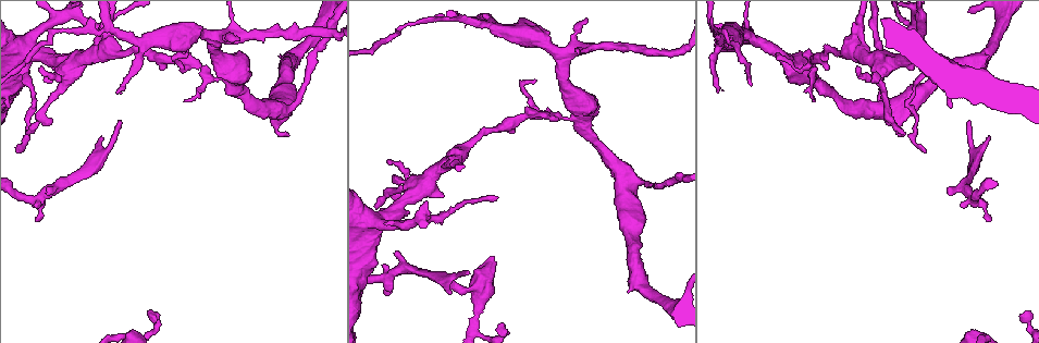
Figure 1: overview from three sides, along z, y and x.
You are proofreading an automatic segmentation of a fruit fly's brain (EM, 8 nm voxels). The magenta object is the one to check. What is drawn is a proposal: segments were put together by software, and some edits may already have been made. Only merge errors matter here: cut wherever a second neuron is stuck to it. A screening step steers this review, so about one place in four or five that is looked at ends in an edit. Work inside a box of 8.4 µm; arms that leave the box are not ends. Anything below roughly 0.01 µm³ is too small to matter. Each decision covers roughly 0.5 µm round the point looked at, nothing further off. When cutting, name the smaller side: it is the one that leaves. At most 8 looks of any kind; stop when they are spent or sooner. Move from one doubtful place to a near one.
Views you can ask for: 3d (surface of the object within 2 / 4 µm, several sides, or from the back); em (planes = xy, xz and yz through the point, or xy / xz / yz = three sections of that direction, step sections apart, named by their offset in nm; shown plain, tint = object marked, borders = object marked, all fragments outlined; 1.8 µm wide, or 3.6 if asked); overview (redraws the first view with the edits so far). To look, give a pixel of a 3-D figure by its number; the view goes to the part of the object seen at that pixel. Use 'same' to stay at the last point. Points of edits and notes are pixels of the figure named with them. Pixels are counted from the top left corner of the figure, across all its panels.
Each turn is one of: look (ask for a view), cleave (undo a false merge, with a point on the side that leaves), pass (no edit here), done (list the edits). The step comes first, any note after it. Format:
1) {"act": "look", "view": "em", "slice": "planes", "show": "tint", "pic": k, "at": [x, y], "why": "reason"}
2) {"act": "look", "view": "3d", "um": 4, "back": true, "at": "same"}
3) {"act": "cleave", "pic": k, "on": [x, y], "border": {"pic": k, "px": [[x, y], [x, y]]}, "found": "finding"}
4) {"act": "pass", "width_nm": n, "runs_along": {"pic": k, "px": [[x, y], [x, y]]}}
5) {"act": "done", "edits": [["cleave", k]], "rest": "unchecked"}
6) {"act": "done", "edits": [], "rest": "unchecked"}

{"act": "look", "view": "em", "um": 3.6, "slice": "xy", "step": 8, "show": "tint", "pic": 1, "at": [367, 229]}

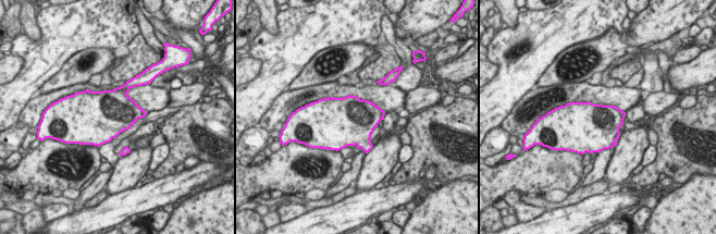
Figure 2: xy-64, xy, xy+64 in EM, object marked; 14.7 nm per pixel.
{"act": "look", "view": "em", "um": 3.6, "slice": "planes", "show": "tint", "at": "same", "why": "another direction"}

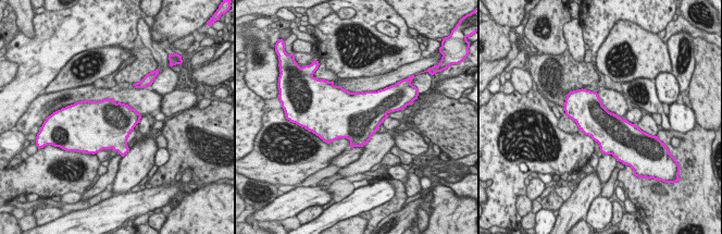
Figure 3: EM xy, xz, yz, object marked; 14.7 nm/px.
{"act": "pass", "found": "all the same neuron"}

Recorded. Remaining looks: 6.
{"act": "look", "view": "3d", "um": 2, "pic": 1, "at": [386, 280], "why": "branch point"}

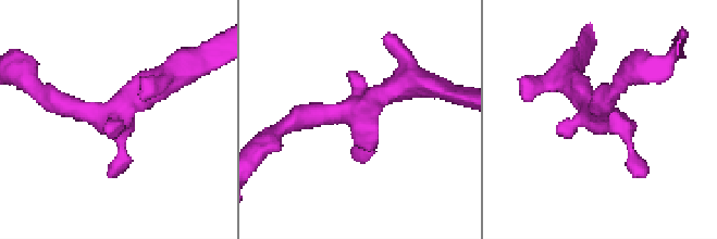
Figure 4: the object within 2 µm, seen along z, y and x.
{"act": "look", "view": "em", "slice": "xz", "step": 8, "show": "tint", "pic": 4, "at": [596, 112]}

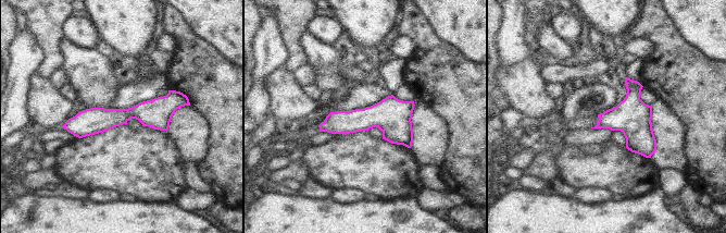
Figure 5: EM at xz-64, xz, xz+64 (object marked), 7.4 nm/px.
{"act": "look", "view": "em", "slice": "yz", "step": 4, "show": "tint", "at": "same"}

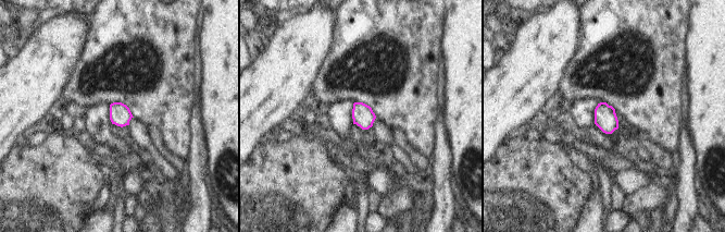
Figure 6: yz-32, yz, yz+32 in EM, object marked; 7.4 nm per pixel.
{"act": "pass", "found": "continuous, no second neuron"}

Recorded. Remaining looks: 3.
{"act": "look", "view": "em", "slice": "planes", "show": "tint", "pic": 1, "at": [104, 52], "why": "calibre changes"}

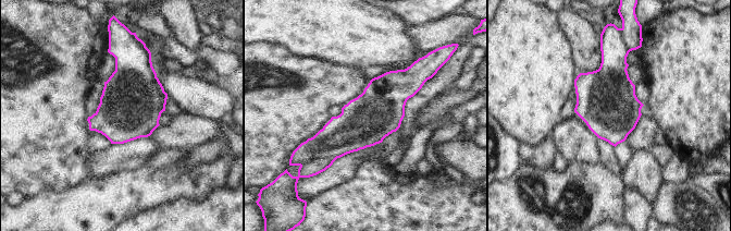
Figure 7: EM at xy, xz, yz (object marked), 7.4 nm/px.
{"act": "cleave", "pic": 7, "on": [320, 165], "width_nm": 380, "found": "two neurons meet here"}

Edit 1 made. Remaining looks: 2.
{"act": "done", "edits": [["cleave", 7]], "rest": "unchecked"}

